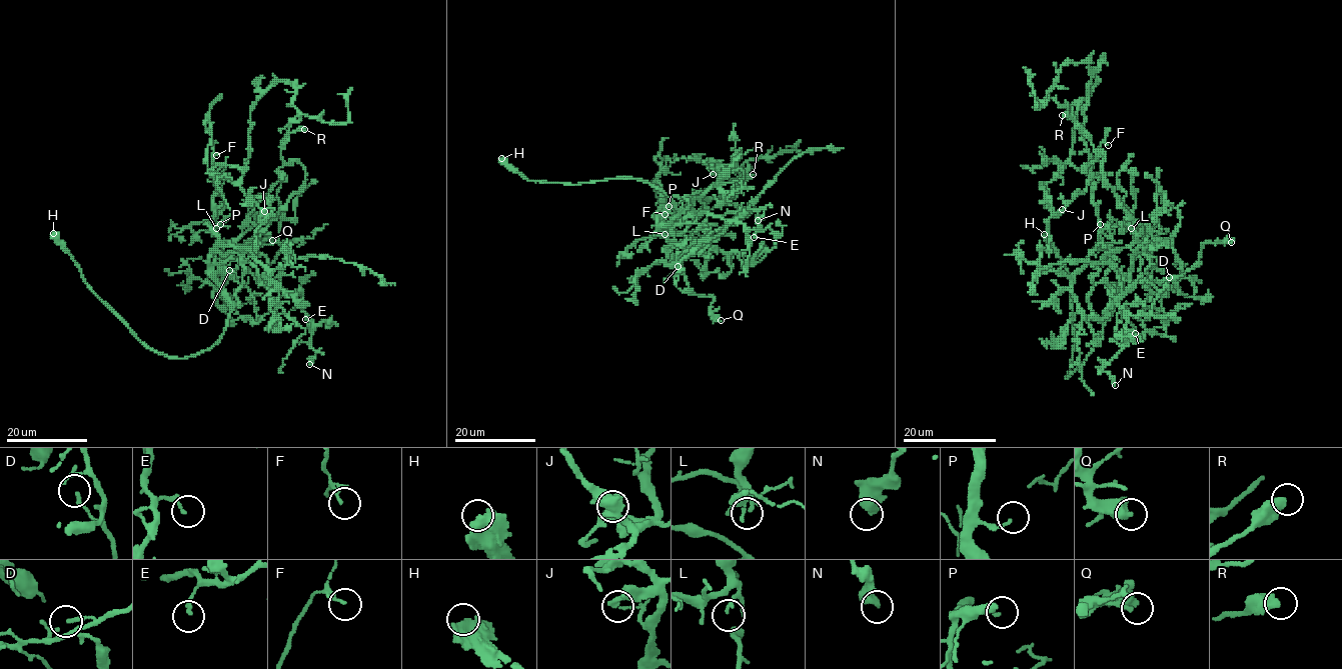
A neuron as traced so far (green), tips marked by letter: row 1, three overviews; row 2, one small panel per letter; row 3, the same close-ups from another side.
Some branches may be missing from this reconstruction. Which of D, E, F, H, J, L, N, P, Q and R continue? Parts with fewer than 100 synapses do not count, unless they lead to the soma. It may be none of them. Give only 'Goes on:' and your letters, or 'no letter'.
Goes on: H

